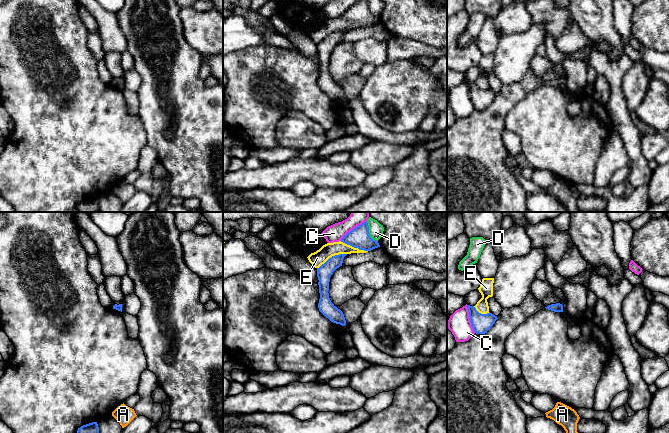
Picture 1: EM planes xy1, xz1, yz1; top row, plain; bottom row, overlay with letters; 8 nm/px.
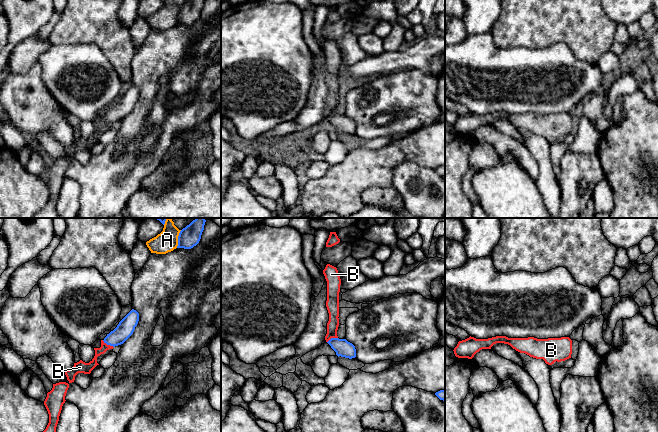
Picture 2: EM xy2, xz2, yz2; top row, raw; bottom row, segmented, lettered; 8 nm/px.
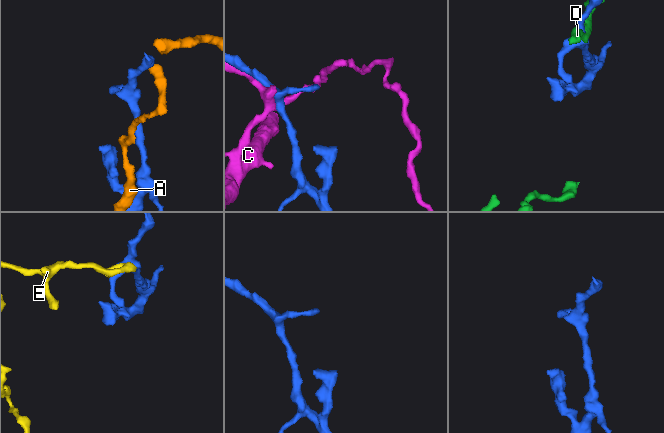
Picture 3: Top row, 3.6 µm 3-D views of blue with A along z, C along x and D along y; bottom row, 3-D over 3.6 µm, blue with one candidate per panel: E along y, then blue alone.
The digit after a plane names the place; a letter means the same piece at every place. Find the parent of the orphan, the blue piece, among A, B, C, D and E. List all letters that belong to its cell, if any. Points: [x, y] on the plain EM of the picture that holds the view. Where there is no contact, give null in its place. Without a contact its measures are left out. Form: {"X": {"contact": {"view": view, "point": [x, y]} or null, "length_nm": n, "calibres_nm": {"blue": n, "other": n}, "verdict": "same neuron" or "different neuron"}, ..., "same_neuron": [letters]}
{"A": {"contact": {"view": "xy2", "point": [178, 15]}, "length_nm": 150, "calibres_nm": {"blue": 160, "other": 170}, "verdict": "different neuron"}, "B": {"contact": {"view": "xy2", "point": [108, 120]}, "length_nm": 110, "calibres_nm": {"blue": 140, "other": 80}, "verdict": "same neuron"}, "C": {"contact": {"view": "yz1", "point": [470, 95]}, "length_nm": 240, "calibres_nm": {"blue": 160, "other": 180}, "verdict": "different neuron"}, "D": {"contact": {"view": "xz1", "point": [368, 10]}, "length_nm": 170, "calibres_nm": {"blue": 170, "other": 110}, "verdict": "different neuron"}, "E": {"contact": {"view": "xz1", "point": [332, 32]}, "length_nm": 260, "calibres_nm": {"blue": 120, "other": 120}, "verdict": "different neuron"}, "same_neuron": ["B"]}

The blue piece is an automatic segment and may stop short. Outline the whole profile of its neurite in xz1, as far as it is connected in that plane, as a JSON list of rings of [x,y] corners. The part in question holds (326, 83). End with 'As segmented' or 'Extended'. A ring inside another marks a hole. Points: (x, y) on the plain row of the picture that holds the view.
[[[339,30],[329,34],[324,40],[317,44],[317,53],[319,61],[320,75],[318,79],[319,87],[331,98],[346,101],[343,88],[338,85],[329,74],[329,58],[333,48],[342,42],[344,33],[347,30]]]. As segmented

